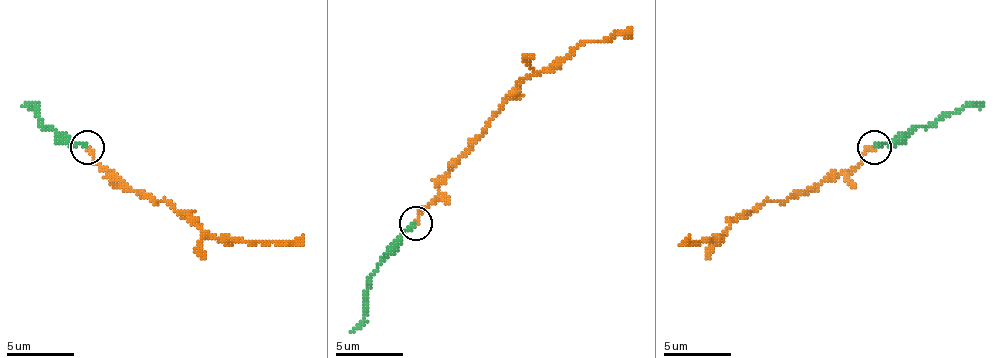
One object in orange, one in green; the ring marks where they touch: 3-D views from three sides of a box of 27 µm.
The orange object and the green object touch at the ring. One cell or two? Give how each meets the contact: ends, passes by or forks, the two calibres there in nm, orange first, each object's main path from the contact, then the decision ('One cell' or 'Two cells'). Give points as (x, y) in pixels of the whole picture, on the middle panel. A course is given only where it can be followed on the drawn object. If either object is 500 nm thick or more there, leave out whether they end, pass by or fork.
At the ring orange ends. At the ring green ends. Thickness 220 nm (orange) against 190 nm. Course of orange: (415, 223), (438, 193), (438, 180), (513, 92), (533, 75), (557, 68), (580, 44), (611, 41), (631, 27). Course of green: (415, 223), (371, 278), (364, 322), (350, 332). One cell

